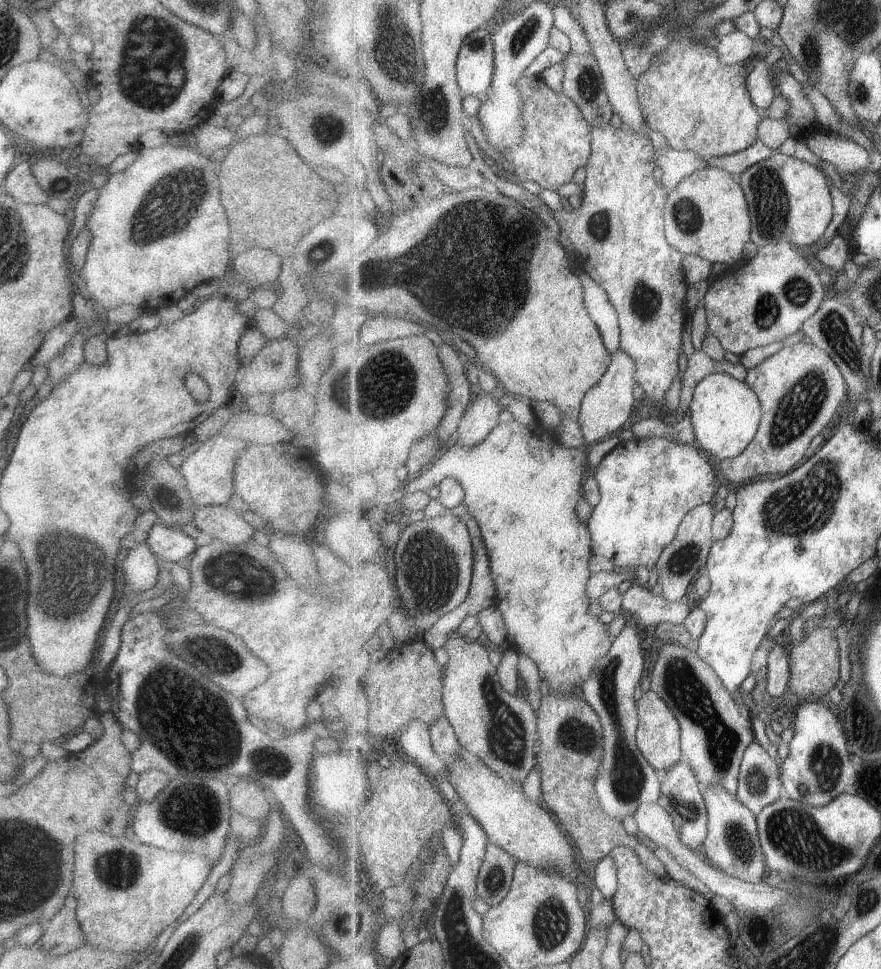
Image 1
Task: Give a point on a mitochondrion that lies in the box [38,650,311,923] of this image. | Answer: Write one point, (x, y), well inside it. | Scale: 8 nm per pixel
(193, 728)

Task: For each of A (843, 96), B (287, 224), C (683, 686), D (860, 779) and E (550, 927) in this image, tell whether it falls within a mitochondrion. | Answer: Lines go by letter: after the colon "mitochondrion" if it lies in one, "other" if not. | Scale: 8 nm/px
A: mitochondrion
B: other
C: mitochondrion
D: mitochondrion
E: mitochondrion

